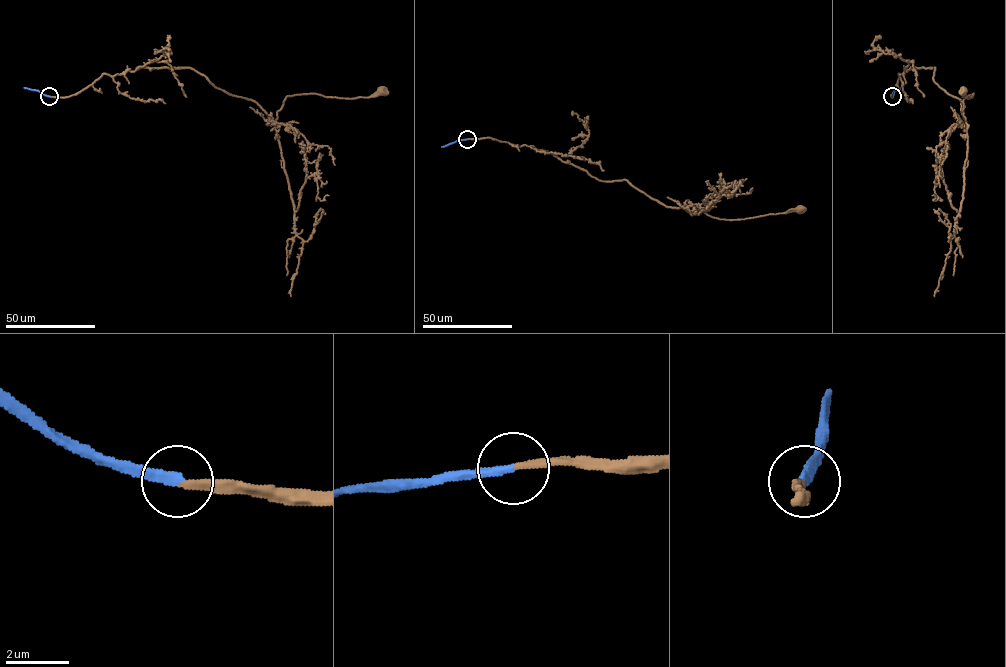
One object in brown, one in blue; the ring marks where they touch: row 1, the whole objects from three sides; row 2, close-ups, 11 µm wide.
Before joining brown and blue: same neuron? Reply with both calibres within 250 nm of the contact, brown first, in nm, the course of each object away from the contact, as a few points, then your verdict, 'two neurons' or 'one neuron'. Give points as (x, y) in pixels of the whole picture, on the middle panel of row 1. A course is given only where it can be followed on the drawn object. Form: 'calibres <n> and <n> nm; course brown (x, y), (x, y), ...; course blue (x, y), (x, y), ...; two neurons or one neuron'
calibres 240 and 300 nm; course brown (467, 139), (531, 146), (600, 180), (626, 180), (666, 206), (702, 210), (722, 219), (798, 210); course blue (467, 139), (441, 146); one neuron

